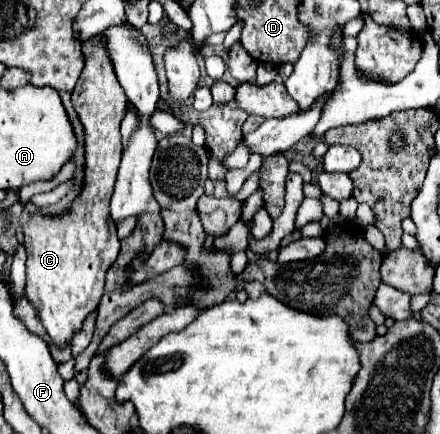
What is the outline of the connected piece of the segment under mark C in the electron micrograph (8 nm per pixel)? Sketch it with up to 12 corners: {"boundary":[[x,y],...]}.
{"boundary":[[104,40],[72,102],[84,190],[24,226],[26,298],[56,346],[98,308],[120,252],[108,206],[128,98]]}

